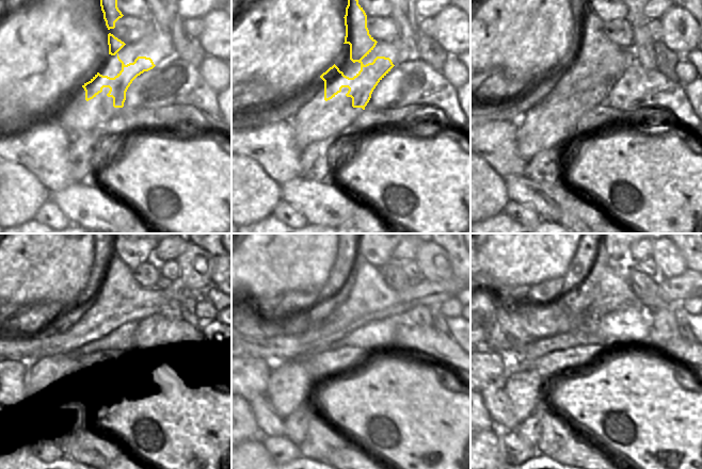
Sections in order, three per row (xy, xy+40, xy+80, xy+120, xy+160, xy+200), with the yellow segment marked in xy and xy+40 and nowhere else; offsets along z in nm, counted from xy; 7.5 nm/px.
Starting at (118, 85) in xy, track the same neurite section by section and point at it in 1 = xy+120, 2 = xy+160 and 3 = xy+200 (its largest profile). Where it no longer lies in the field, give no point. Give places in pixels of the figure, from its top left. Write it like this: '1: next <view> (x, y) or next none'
1: next xy+120 (127, 294)
2: next xy+160 (368, 291)
3: next xy+200 (612, 292)

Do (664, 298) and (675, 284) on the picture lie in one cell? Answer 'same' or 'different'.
different

